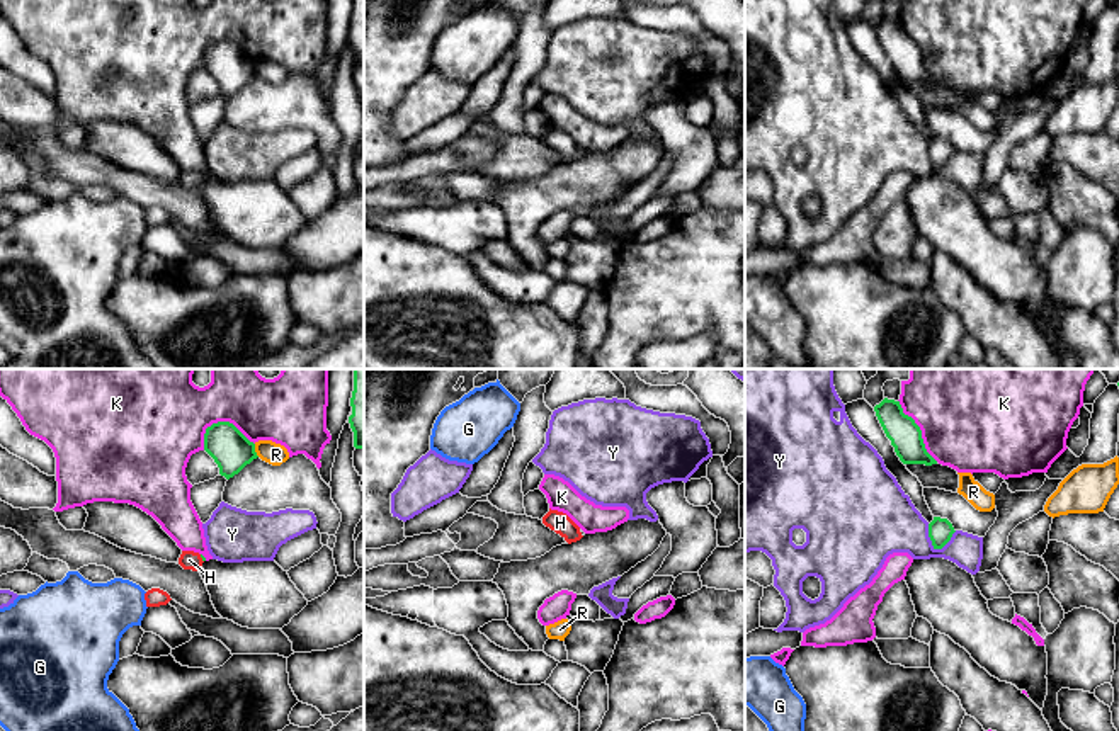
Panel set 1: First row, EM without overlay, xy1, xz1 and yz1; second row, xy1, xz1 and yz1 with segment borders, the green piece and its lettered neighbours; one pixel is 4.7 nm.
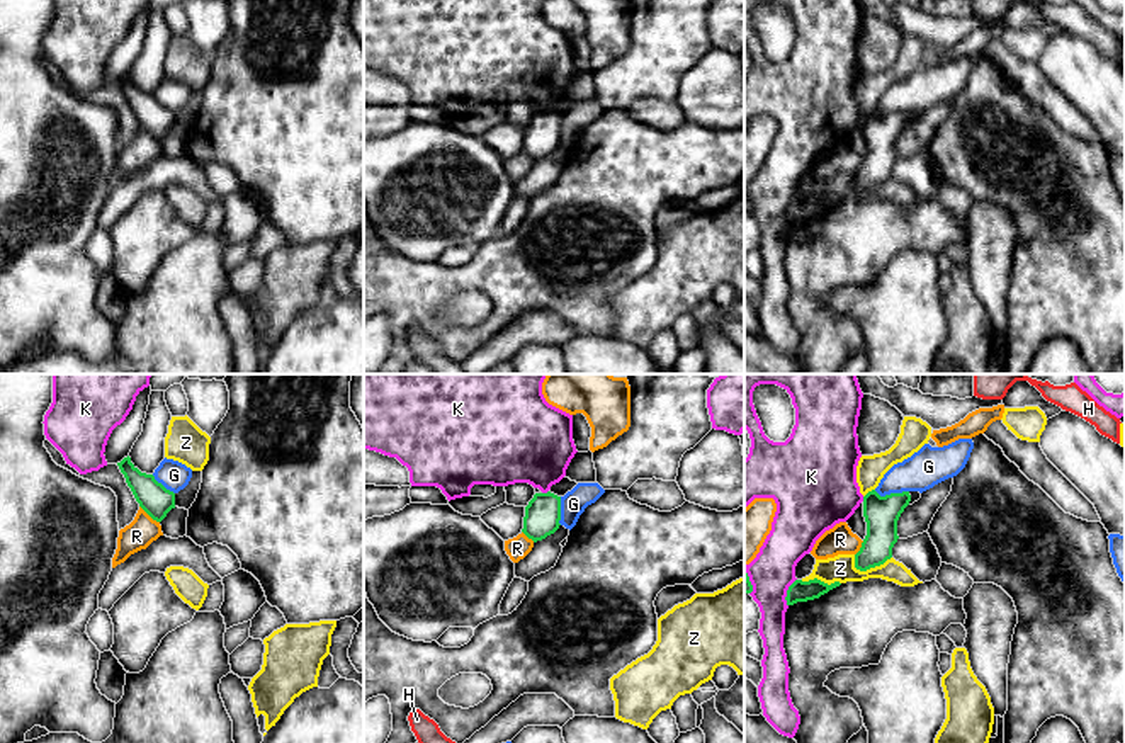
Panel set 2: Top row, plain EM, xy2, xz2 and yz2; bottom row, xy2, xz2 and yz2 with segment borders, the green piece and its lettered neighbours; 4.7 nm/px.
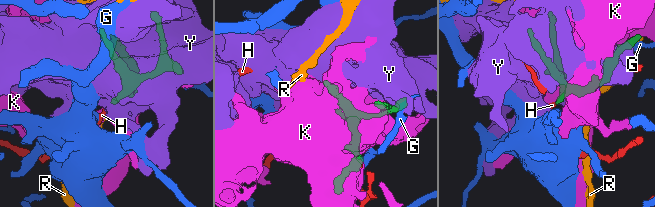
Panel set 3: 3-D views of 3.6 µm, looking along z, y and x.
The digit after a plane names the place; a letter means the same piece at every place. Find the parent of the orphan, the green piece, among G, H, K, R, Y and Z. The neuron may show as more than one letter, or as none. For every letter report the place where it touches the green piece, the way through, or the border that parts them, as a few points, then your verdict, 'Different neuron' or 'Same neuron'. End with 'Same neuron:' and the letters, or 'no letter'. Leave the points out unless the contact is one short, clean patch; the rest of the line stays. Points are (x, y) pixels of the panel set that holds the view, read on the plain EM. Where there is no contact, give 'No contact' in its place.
G: Touches green at yz2 (891, 113). Boundary: yz2 (874, 109), (881, 114), (908, 111). Different neuron
H: Touches green at xy1 (201, 175). Path across: xy1 (201, 174), (201, 175), (189, 179). Same neuron
K: Touches green at xy1 (228, 41). Different neuron
R: Touches green at xy2 (150, 135). Different neuron
Y: Touches green at yz1 (936, 167). Different neuron
Z: Touches green at yz2 (872, 186). Different neuron
Same neuron: H

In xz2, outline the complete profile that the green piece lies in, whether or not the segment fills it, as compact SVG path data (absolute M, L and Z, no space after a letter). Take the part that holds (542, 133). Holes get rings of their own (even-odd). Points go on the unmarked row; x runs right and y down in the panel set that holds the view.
M547 111L535 112L525 126L522 151L534 162L546 158L559 148L561 116Z

